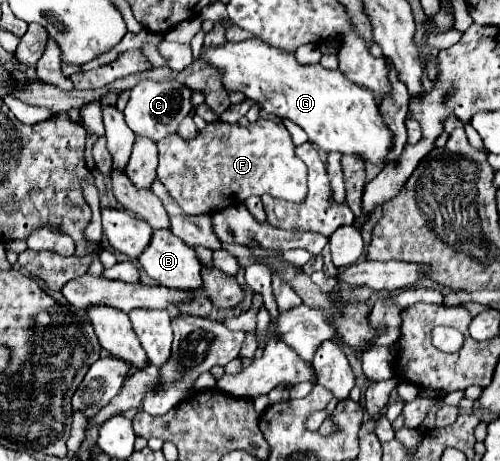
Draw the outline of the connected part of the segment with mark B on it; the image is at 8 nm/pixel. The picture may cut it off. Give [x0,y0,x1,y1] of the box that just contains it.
[138,230,202,292]

